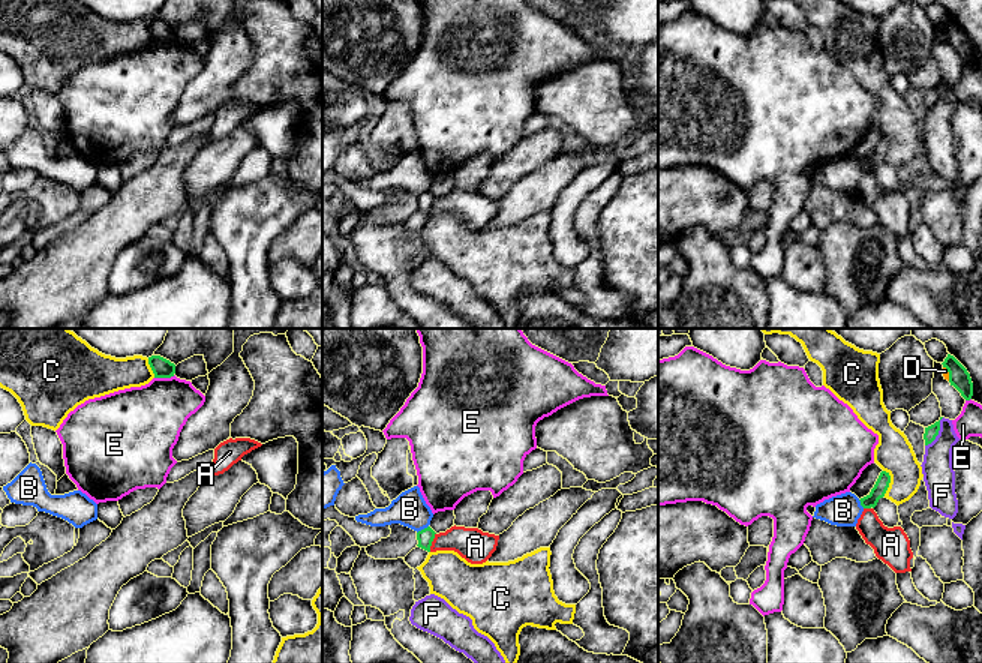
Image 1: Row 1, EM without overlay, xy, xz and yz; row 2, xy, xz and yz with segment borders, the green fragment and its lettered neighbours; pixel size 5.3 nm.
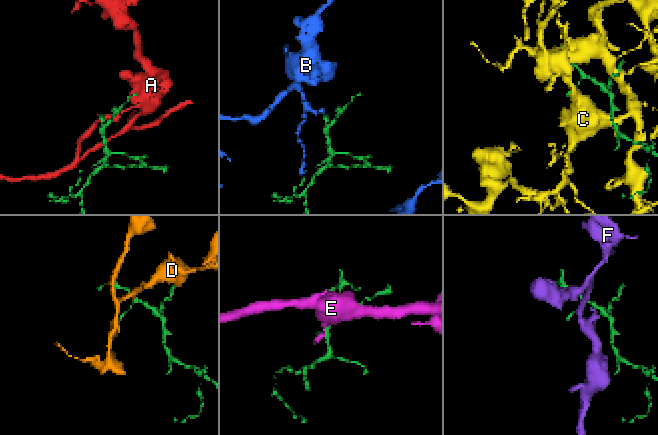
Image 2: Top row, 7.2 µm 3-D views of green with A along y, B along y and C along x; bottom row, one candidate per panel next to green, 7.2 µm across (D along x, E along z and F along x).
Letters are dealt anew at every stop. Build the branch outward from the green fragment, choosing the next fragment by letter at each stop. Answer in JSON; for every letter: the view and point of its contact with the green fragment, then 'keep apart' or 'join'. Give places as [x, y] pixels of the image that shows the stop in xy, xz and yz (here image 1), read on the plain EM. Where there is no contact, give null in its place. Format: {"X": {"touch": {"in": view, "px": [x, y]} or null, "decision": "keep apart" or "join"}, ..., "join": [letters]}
{"A": {"touch": {"in": "xz", "px": [431, 206]}, "decision": "keep apart"}, "B": {"touch": {"in": "xz", "px": [422, 194]}, "decision": "keep apart"}, "C": {"touch": {"in": "yz", "px": [889, 146]}, "decision": "keep apart"}, "D": {"touch": {"in": "yz", "px": [949, 38]}, "decision": "keep apart"}, "E": {"touch": {"in": "xy", "px": [164, 41]}, "decision": "keep apart"}, "F": {"touch": {"in": "yz", "px": [937, 96]}, "decision": "keep apart"}, "join": []}

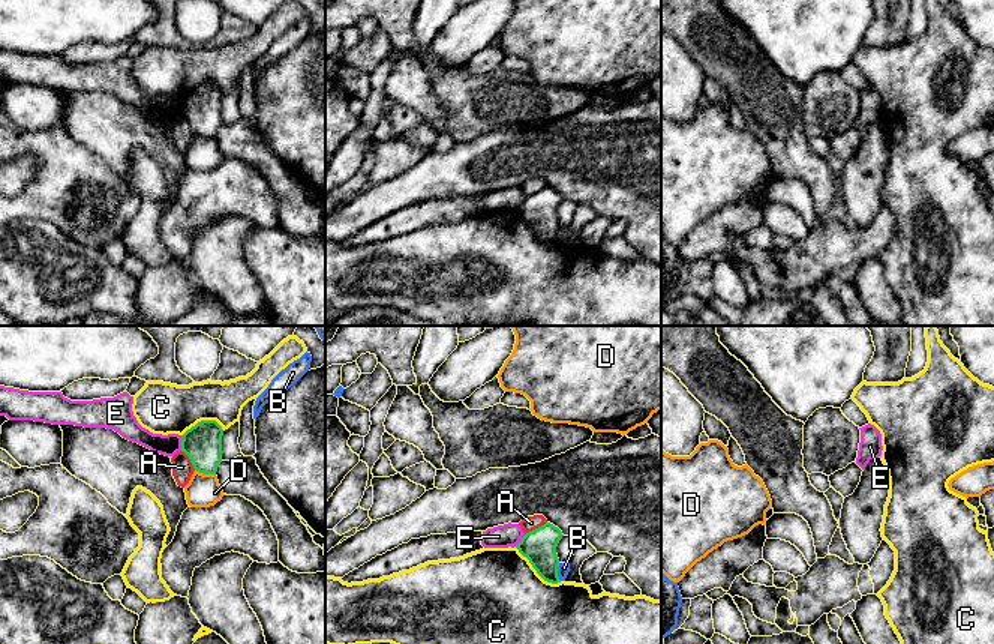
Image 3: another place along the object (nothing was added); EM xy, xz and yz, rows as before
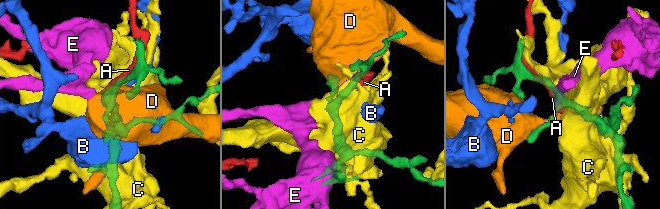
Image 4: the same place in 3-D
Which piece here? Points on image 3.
{"A": {"touch": {"in": "xz", "px": [535, 192]}, "decision": "keep apart"}, "B": {"touch": {"in": "xz", "px": [556, 236]}, "decision": "keep apart"}, "C": {"touch": {"in": "xz", "px": [537, 236]}, "decision": "keep apart"}, "D": {"touch": {"in": "xy", "px": [206, 137]}, "decision": "keep apart"}, "E": {"touch": {"in": "xy", "px": [182, 107]}, "decision": "keep apart"}, "join": []}

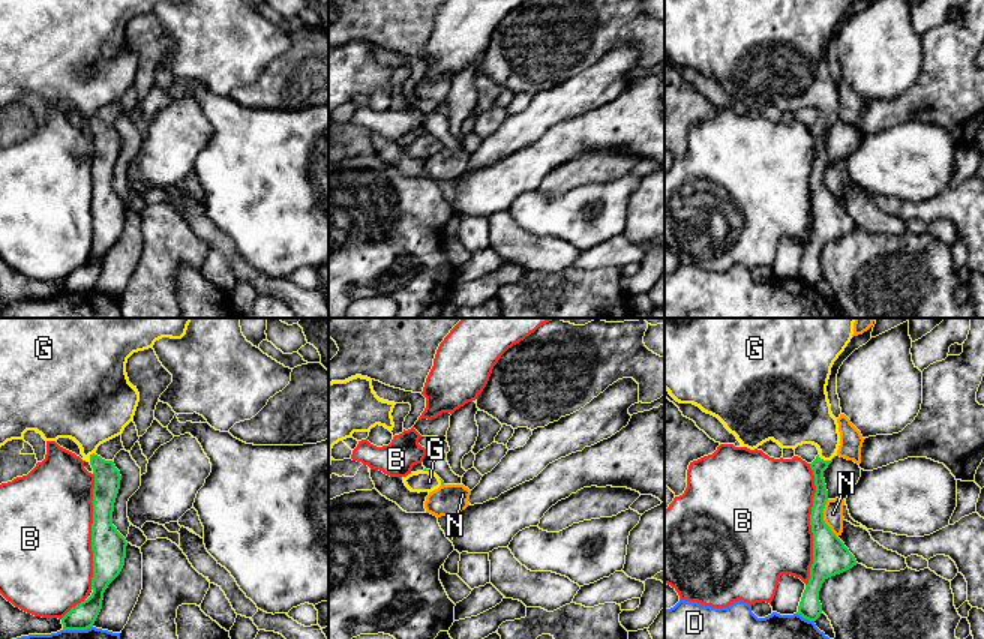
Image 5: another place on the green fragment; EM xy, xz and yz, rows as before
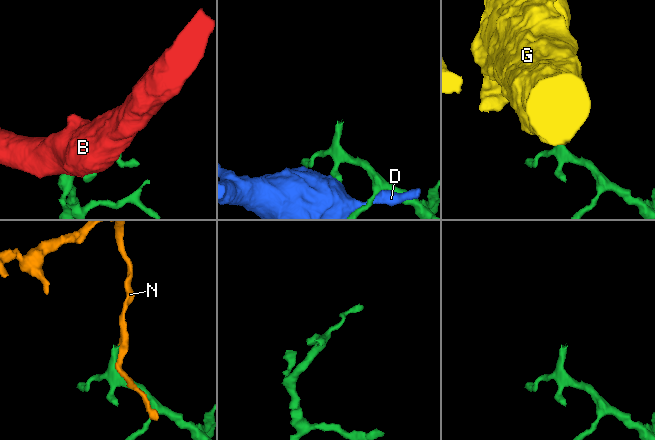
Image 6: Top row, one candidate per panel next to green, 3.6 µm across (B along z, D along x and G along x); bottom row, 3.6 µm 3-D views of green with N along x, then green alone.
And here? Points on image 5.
{"B": {"touch": {"in": "yz", "px": [810, 188]}, "decision": "keep apart"}, "D": {"touch": {"in": "xy", "px": [77, 293]}, "decision": "keep apart"}, "G": {"touch": {"in": "yz", "px": [825, 125]}, "decision": "join"}, "N": {"touch": {"in": "yz", "px": [822, 182]}, "decision": "keep apart"}, "join": ["G"]}

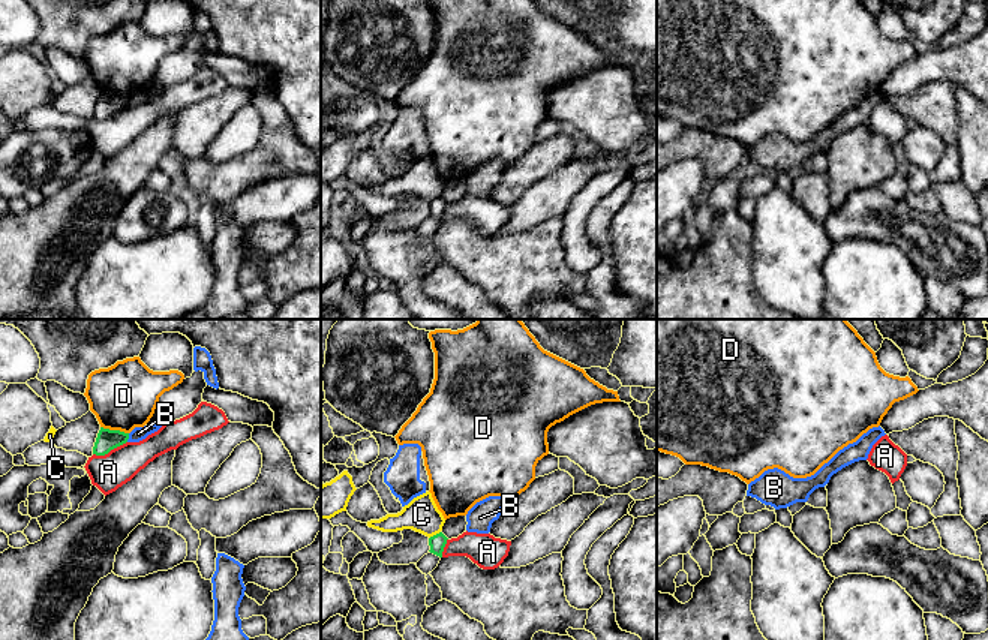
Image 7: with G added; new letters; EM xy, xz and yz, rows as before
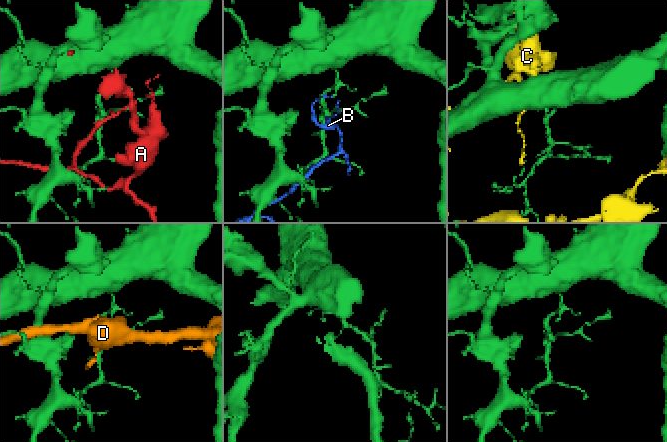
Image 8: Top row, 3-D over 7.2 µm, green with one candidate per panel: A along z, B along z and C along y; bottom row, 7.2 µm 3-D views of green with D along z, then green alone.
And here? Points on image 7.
{"A": {"touch": {"in": "xy", "px": [110, 114]}, "decision": "keep apart"}, "B": {"touch": {"in": "xy", "px": [128, 102]}, "decision": "keep apart"}, "C": {"touch": {"in": "xz", "px": [434, 200]}, "decision": "keep apart"}, "D": {"touch": {"in": "xy", "px": [114, 95]}, "decision": "keep apart"}, "join": []}

